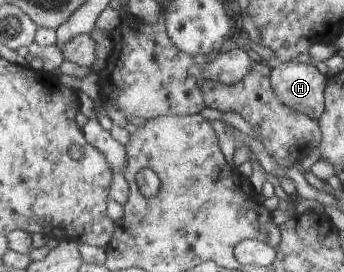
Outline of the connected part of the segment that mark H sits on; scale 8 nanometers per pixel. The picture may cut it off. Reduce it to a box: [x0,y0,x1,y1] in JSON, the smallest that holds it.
[272,63,327,120]

